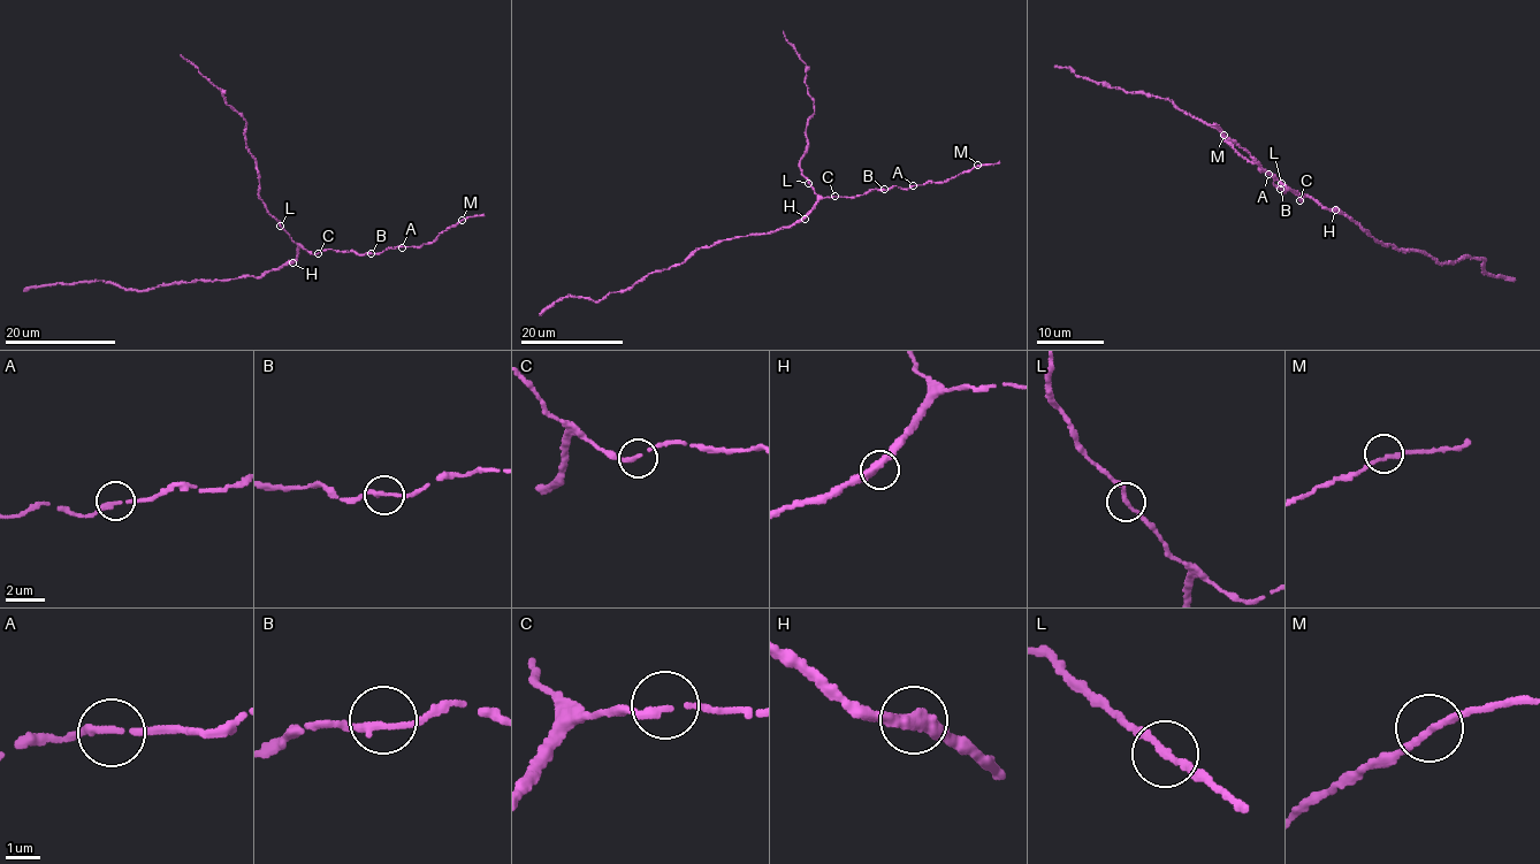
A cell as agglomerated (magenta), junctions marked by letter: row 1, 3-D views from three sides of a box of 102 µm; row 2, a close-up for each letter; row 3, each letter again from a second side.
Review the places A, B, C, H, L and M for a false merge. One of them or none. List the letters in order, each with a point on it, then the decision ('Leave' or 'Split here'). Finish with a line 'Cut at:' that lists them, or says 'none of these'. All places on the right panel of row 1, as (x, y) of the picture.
A: Place: (1268, 174). Leave
B: Place: (1280, 189). Leave
C: Place: (1300, 200). Leave
H: Place: (1335, 209). Leave
L: Place: (1281, 183). Leave
M: Place: (1224, 135). Leave
Cut at: none of these

